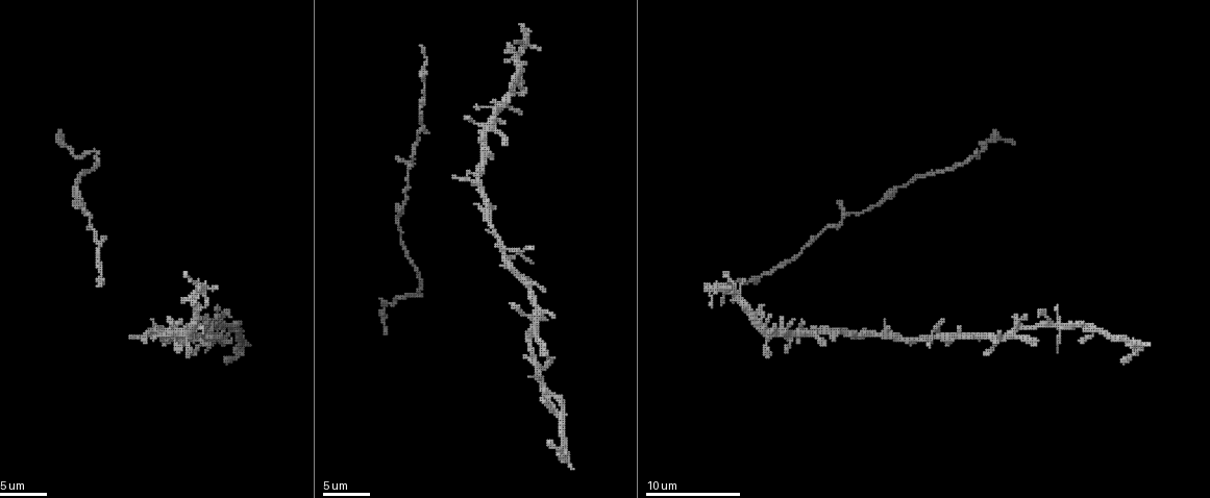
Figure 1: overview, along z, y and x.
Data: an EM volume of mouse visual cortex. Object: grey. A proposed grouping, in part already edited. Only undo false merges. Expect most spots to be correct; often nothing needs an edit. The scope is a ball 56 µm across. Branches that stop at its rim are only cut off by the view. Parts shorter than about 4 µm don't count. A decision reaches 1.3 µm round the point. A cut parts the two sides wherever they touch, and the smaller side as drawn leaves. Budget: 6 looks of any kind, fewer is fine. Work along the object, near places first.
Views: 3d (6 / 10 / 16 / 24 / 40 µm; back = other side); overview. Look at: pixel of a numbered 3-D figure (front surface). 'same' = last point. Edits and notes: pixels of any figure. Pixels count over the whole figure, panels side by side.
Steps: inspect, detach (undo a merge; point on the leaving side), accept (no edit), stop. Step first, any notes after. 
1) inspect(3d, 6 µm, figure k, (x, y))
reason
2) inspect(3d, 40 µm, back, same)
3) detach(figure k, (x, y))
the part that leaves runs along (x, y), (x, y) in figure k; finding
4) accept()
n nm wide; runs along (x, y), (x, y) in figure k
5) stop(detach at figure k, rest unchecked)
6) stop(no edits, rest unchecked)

inspect(3d, 16 µm, figure 1, (532, 331))
four arms meet

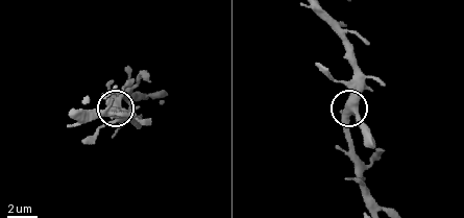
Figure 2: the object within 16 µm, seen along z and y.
accept()
4 arms; runs along (314, 11), (343, 41), (356, 75), (350, 108), (369, 134) in figure 2; one neuron here

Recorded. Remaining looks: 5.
inspect(3d, 10 µm, figure 1, (484, 131))
four or more arms meet

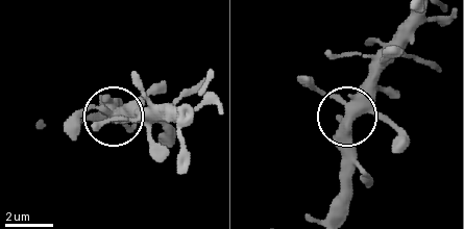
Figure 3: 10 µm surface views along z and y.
accept()
400 nm wide; runs along (79, 115), (101, 108), (141, 115) in figure 3; all the same neuron

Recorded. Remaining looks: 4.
inspect(3d, 6 µm, figure 1, (899, 186))
sudden change in width

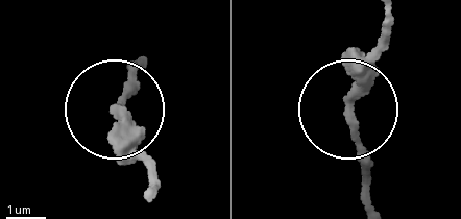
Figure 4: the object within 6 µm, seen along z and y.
accept()
all the same neuron

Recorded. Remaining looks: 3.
stop(no edits, rest unchecked)

